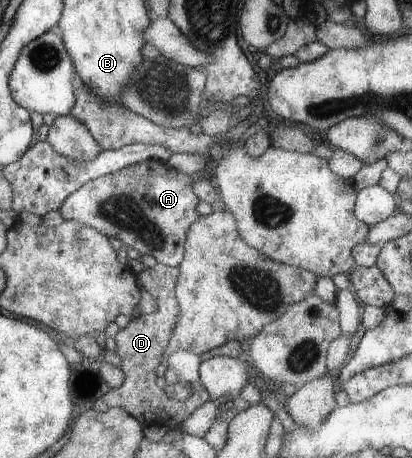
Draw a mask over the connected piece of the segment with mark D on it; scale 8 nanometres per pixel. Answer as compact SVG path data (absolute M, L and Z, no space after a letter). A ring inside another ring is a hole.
M157 263L135 275L138 286L150 292L156 299L158 308L154 313L132 318L129 325L116 334L115 339L118 345L116 354L121 358L119 367L124 371L125 379L115 389L108 389L108 392L95 402L94 410L103 413L110 408L120 407L138 420L143 428L160 423L168 426L169 429L174 429L182 425L199 406L211 400L206 387L198 385L192 392L192 396L188 398L188 402L174 402L166 398L166 393L156 382L156 366L162 362L169 336L179 320L179 302L175 293L179 270L178 267Z

